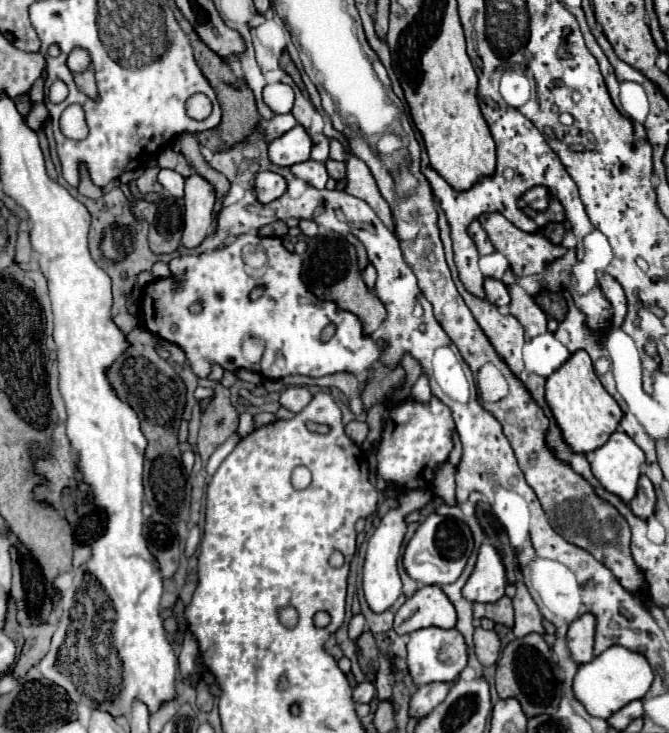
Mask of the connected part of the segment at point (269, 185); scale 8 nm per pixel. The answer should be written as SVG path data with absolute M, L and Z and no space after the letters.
M261 172L255 182L255 194L261 204L273 202L287 192L287 180L277 172Z

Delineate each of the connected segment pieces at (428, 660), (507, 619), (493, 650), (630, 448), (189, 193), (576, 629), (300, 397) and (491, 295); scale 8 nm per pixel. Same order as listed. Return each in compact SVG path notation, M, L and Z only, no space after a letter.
M437 626L421 628L413 634L409 634L407 644L407 664L409 672L417 686L429 684L429 682L455 682L459 678L459 672L467 666L467 644L465 638L461 638L461 632L451 628L443 630Z
M503 596L501 600L497 600L493 604L473 604L473 616L475 616L475 620L489 618L493 622L507 626L507 628L513 628L513 624L515 624L513 606L511 606L509 596Z
M481 626L475 630L475 654L483 666L491 666L497 662L501 650L501 640L495 630L483 630Z
M621 430L591 454L591 470L605 490L629 502L637 492L641 464L645 462L643 450Z
M191 174L189 178L185 178L184 192L185 213L181 244L195 248L209 234L215 190L205 178Z
M591 612L579 616L575 622L569 624L567 646L569 646L569 650L573 654L573 660L577 664L585 664L585 662L593 660L595 624L597 624L597 618Z
M293 386L293 388L285 388L281 392L281 398L279 398L279 404L291 412L301 412L311 400L311 392L303 386Z
M487 278L485 280L485 294L487 294L487 300L493 302L495 306L507 306L511 302L511 296L501 280Z

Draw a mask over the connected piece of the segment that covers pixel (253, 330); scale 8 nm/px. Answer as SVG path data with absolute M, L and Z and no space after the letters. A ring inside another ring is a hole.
M247 234L239 236L233 244L217 248L213 252L203 252L197 256L187 254L187 256L173 258L169 262L169 270L175 276L175 280L159 278L159 280L149 282L143 290L143 312L141 312L143 328L147 328L151 334L155 334L171 344L177 344L185 352L187 362L197 378L207 378L211 374L213 364L219 364L221 368L231 370L231 372L235 372L239 368L249 368L267 380L279 380L289 374L321 378L321 376L329 376L329 374L337 374L337 372L349 372L349 374L359 376L359 374L367 372L379 360L379 356L383 352L383 344L375 342L371 336L367 336L363 332L363 324L355 314L341 310L331 300L319 300L315 294L309 292L309 288L301 276L301 266L303 266L301 256L295 252L287 252L281 244L281 238L261 238L261 236L257 238L257 244L267 248L267 256L269 256L267 272L259 280L249 278L241 270L241 248L245 246L245 240L247 240ZM255 286L263 286L265 294L257 300L249 300L249 292ZM195 302L201 302L201 306L203 306L199 314L189 312L189 306ZM327 324L335 324L337 330L335 330L335 336L327 344L321 344L319 336ZM245 336L261 338L265 342L265 354L259 364L245 362L245 358L241 354L241 344L243 344Z

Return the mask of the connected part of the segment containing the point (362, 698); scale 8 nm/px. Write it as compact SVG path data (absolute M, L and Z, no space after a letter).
M363 682L363 684L359 684L359 686L353 690L353 700L355 700L355 702L371 702L371 700L375 698L375 694L377 694L375 686L373 686L371 682Z

